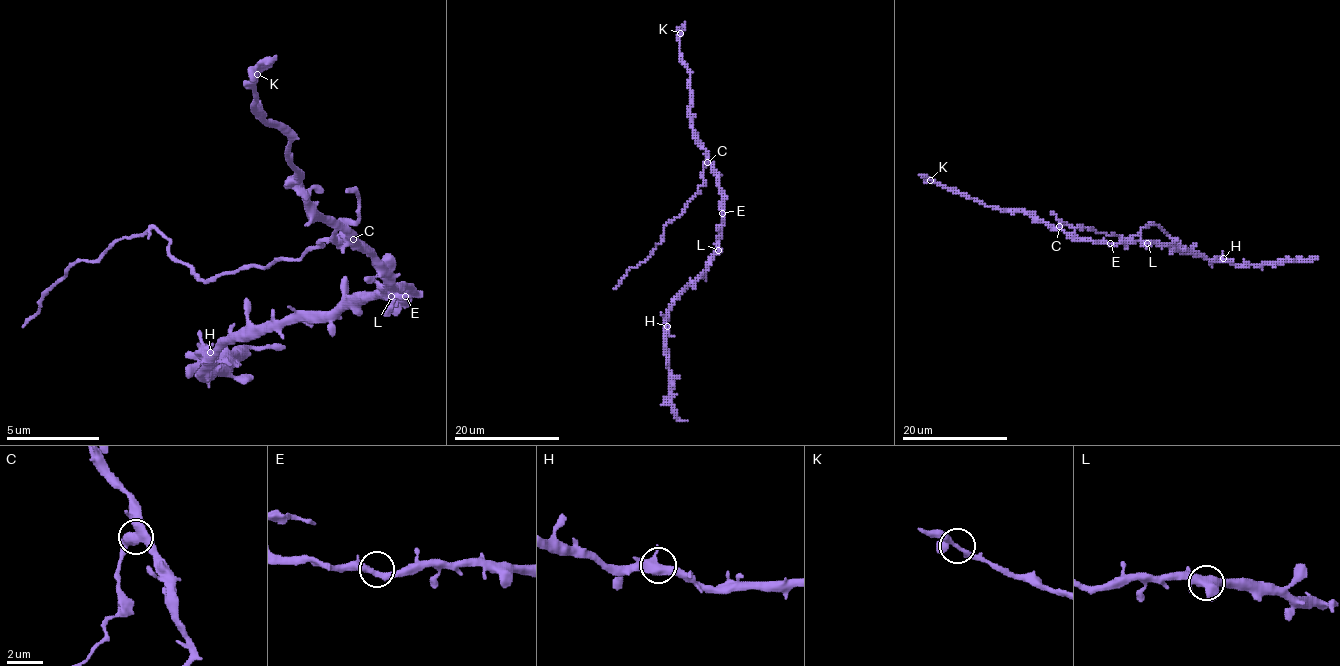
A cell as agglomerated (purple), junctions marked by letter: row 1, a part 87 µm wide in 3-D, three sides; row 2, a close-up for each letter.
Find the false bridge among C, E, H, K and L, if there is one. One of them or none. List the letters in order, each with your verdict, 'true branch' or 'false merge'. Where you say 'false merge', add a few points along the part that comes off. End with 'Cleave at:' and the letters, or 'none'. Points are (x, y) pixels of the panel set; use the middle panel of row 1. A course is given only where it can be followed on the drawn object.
C: false merge; course (708, 162), (703, 170), (699, 193), (684, 211), (664, 226), (662, 240), (648, 257), (630, 268), (614, 289)
E: true branch
H: true branch
K: true branch
L: true branch
Cleave at: C

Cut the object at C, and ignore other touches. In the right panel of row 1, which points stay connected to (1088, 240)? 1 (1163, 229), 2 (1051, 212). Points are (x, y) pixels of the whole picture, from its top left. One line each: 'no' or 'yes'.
1: no
2: no

